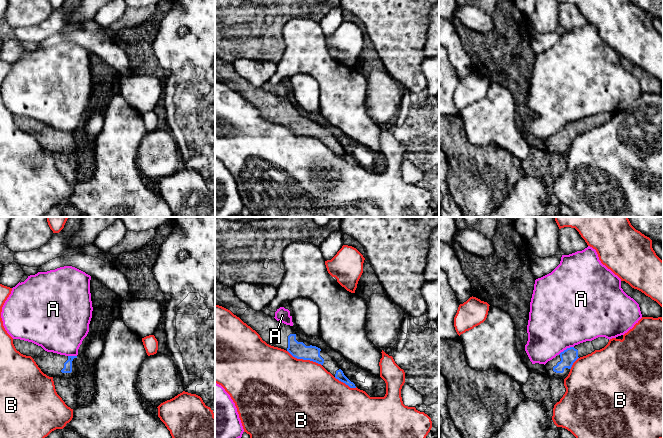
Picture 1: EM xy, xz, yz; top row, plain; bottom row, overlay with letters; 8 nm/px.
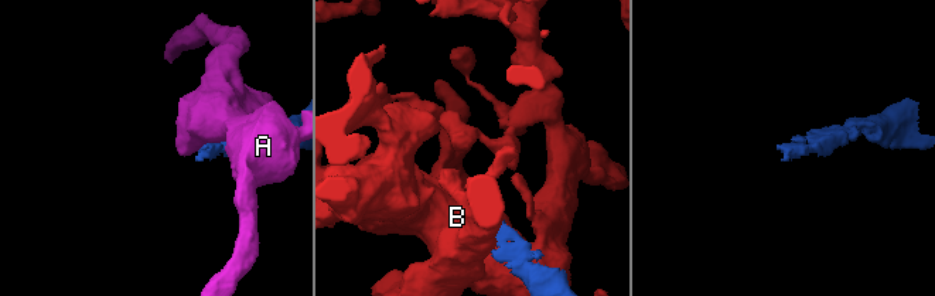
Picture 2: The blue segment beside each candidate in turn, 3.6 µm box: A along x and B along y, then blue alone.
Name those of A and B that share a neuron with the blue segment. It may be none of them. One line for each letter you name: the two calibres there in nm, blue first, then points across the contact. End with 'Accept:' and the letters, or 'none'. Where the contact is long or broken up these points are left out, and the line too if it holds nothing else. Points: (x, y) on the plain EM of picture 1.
Accept: none

